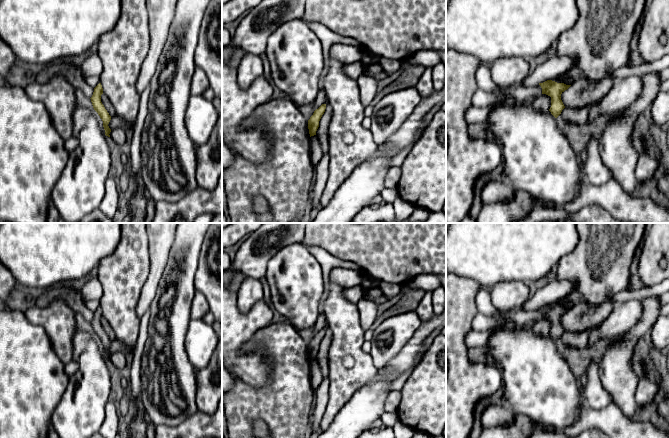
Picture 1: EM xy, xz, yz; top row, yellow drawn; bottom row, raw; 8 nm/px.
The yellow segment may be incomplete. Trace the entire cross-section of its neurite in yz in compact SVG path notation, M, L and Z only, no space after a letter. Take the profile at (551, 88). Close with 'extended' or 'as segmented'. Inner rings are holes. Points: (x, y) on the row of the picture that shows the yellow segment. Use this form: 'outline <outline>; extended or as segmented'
outline M547 80L543 83L539 83L539 85L542 88L542 94L546 94L551 97L551 107L549 111L555 118L557 118L561 114L562 110L565 108L561 100L561 94L571 85L557 83L552 80Z; as segmented

